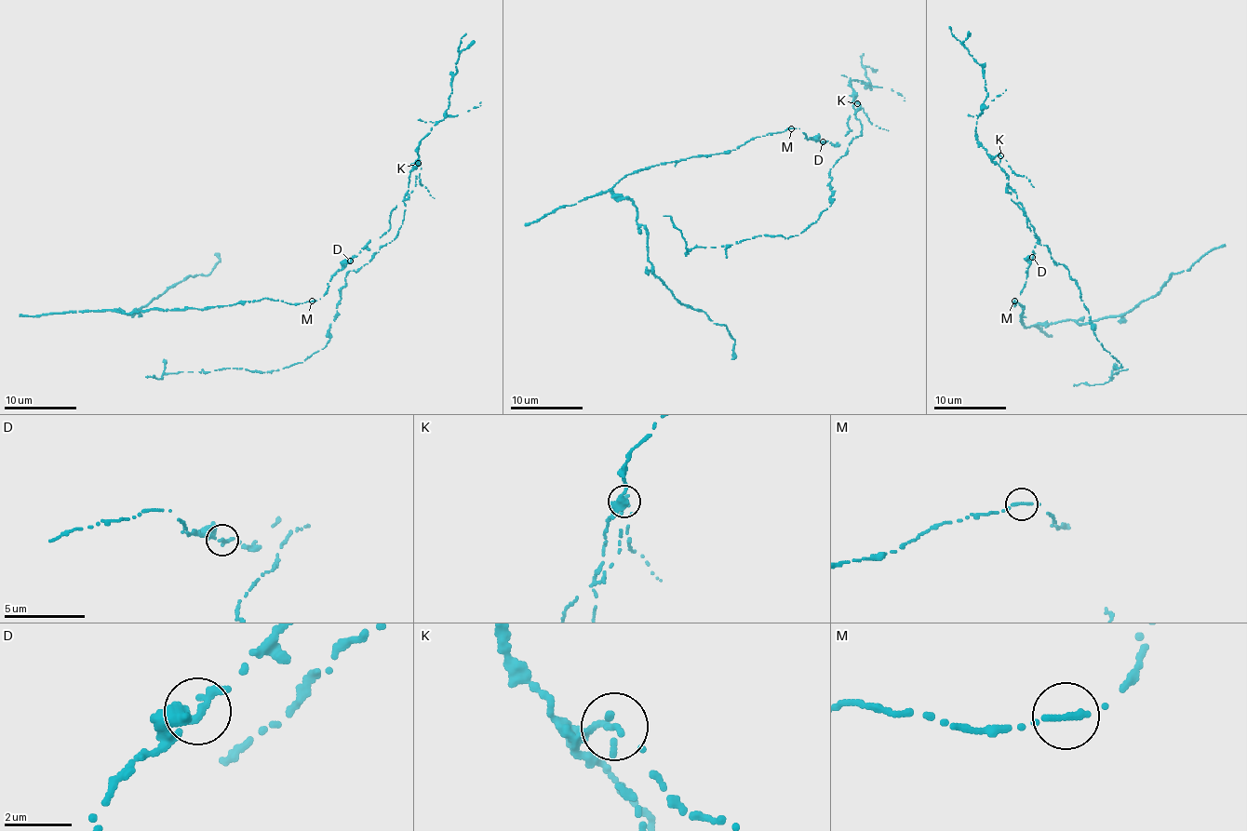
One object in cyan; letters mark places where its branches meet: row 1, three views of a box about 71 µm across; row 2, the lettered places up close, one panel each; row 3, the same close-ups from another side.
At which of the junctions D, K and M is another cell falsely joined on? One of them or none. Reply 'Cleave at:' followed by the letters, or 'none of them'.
Cleave at: K

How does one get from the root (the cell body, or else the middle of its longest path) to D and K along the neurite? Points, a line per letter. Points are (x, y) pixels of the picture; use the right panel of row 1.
D: (1014, 301), (1025, 288), (1032, 257)
K: (1014, 301), (1025, 288), (1035, 245), (1044, 246), (1009, 185), (1009, 176), (994, 159), (999, 155)

